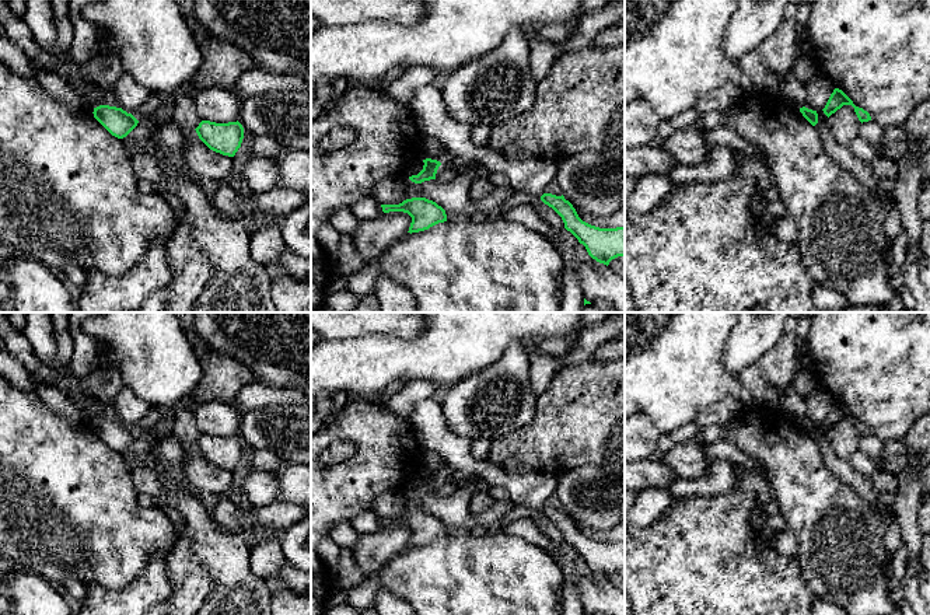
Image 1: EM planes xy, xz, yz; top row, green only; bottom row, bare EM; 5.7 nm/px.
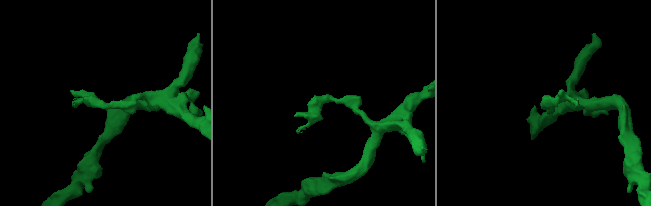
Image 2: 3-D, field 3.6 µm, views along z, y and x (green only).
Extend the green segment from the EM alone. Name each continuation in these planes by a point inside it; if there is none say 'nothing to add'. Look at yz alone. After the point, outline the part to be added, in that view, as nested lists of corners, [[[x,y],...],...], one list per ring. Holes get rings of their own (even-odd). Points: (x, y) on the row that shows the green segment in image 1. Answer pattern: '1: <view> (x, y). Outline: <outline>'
nothing to add

